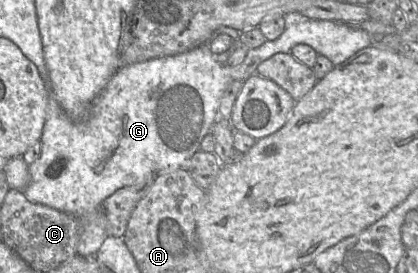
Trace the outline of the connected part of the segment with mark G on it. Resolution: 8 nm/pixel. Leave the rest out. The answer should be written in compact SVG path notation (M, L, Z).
M297 16L297 18L294 19L293 23L291 23L289 26L286 26L284 32L281 34L280 37L272 41L266 40L258 48L249 49L243 62L237 66L230 66L227 63L219 63L216 59L212 57L212 52L209 48L209 43L205 43L197 48L194 48L182 54L151 59L145 62L121 67L109 80L103 91L96 97L90 108L88 117L84 120L70 119L66 115L56 98L52 94L50 94L49 90L47 117L43 128L42 136L39 140L41 144L41 155L34 163L29 165L30 183L24 189L25 197L28 201L32 203L46 205L56 210L75 216L79 220L81 225L81 235L77 245L77 255L84 257L96 256L96 251L99 250L102 243L106 240L107 237L109 237L105 230L106 218L102 210L103 201L121 188L139 184L150 178L154 178L155 180L158 176L170 173L181 168L187 168L187 165L189 164L189 161L191 160L192 156L200 150L200 145L203 138L208 133L211 133L214 124L219 119L219 106L221 98L227 88L234 81L245 82L251 75L257 74L257 67L261 62L269 59L277 53L289 53L291 52L292 48L298 44L307 44L311 46L317 54L327 57L333 63L334 66L337 66L346 61L354 54L356 54L357 52L359 52L360 50L369 47L371 45L371 38L366 31L361 30L348 23L330 20L314 20L306 16Z

